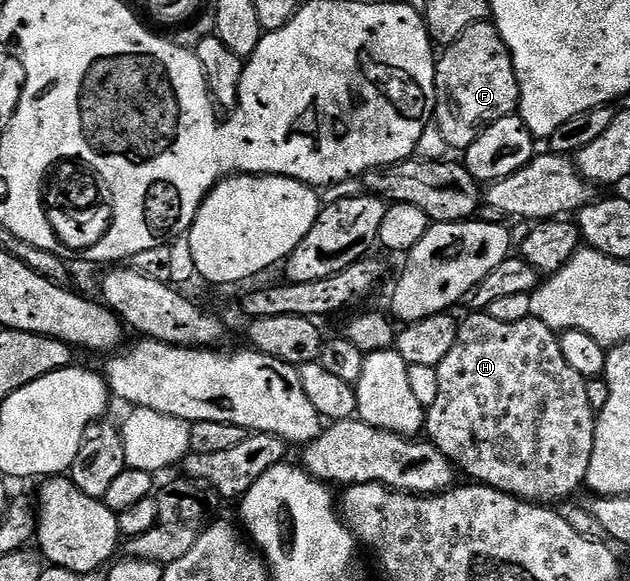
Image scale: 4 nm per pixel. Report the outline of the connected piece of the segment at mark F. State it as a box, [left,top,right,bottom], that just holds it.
[434,20,520,150]

